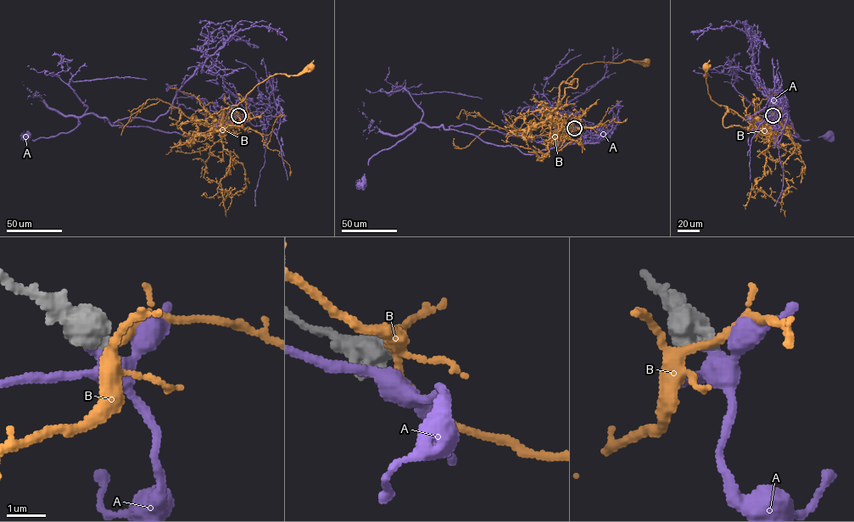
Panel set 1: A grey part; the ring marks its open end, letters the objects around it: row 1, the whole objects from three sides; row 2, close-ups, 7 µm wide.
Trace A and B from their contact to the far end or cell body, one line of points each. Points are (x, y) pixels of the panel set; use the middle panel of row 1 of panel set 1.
A: (574, 128), (559, 122), (557, 112), (531, 106), (508, 135), (418, 123), (371, 158), (361, 183)
B: (574, 128), (571, 124), (562, 124), (555, 113), (560, 86), (563, 81), (583, 64), (632, 60), (646, 62)

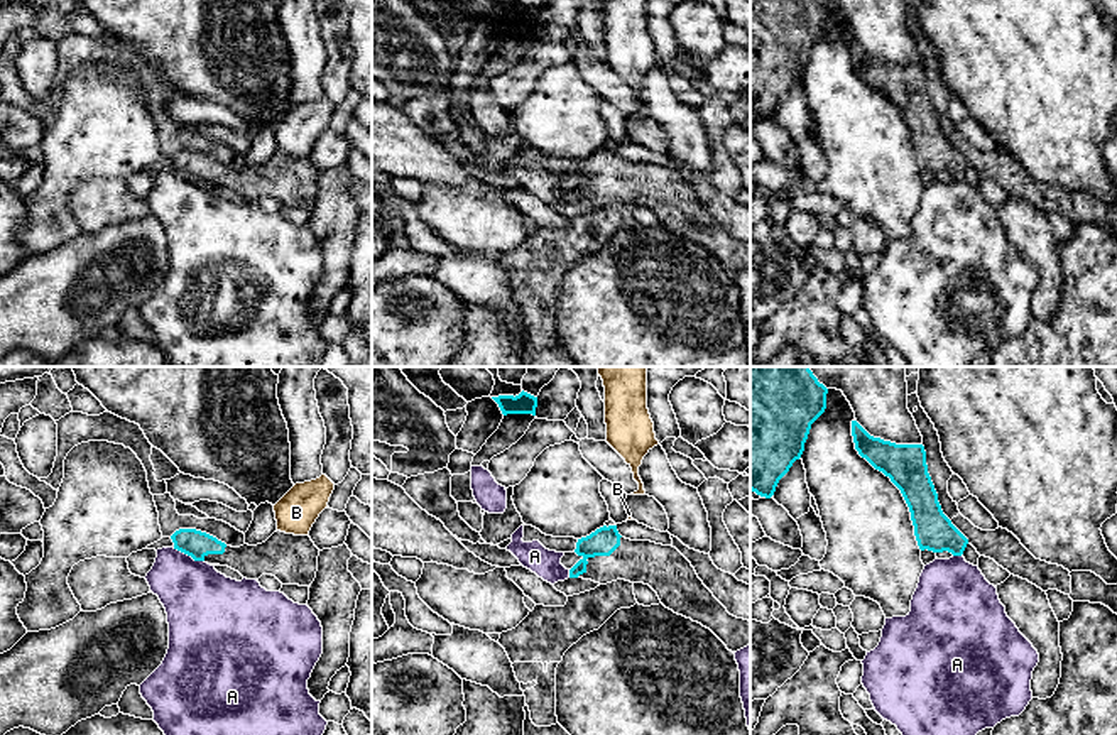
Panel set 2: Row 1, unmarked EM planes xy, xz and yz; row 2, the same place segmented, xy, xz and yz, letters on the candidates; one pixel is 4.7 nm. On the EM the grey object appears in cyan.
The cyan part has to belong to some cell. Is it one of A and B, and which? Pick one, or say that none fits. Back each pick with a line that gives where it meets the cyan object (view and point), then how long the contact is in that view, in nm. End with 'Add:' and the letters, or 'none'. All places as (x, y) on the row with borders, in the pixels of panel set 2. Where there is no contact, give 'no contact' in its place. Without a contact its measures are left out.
Add: none

